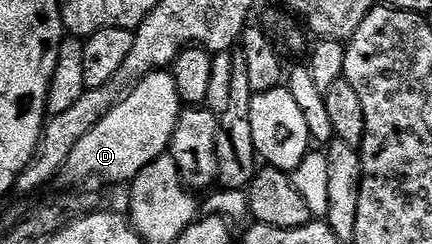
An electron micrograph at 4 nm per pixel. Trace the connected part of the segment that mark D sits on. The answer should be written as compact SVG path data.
M162 70L144 76L87 134L75 145L75 150L67 158L65 167L59 173L59 180L65 184L122 184L128 185L137 177L139 170L155 158L166 155L169 143L175 134L183 105L179 90L175 90L172 71Z

